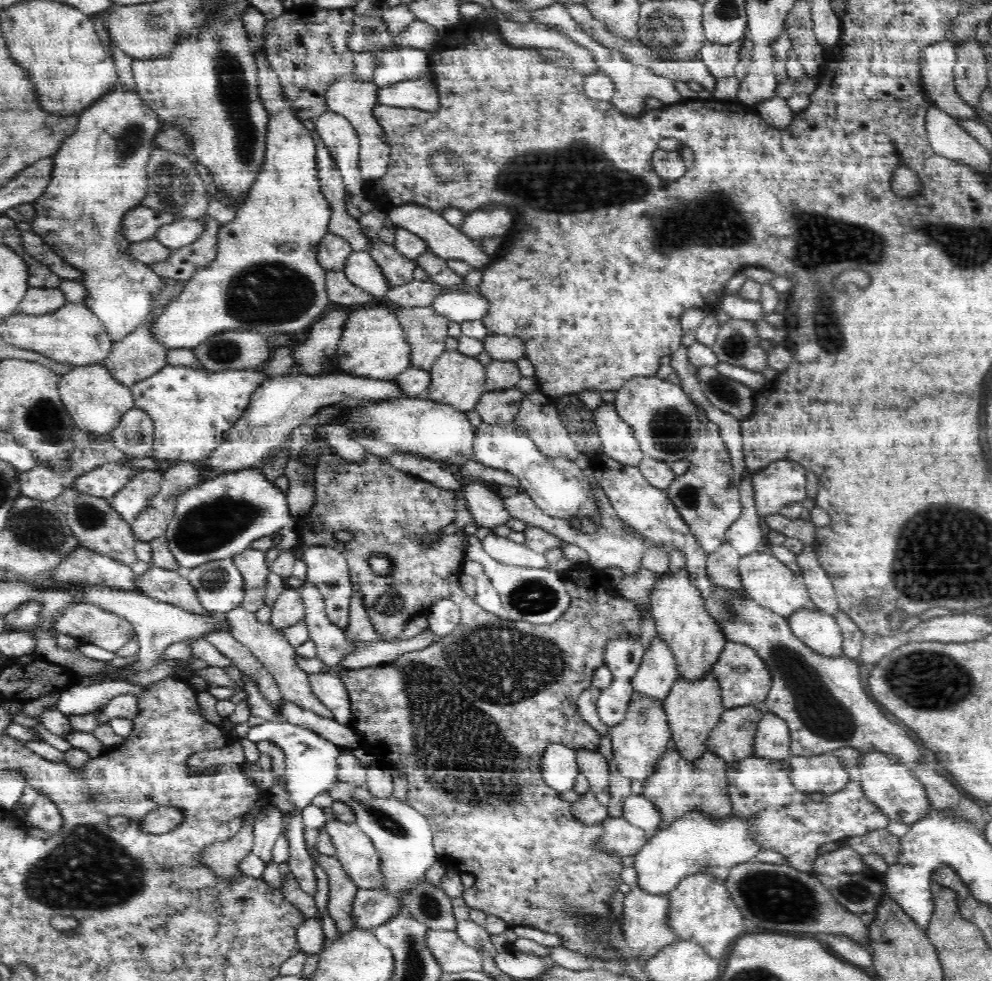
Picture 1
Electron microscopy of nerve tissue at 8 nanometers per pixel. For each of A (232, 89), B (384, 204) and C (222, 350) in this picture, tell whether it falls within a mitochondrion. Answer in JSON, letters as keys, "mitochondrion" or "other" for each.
{"A":"mitochondrion","B":"other","C":"mitochondrion"}

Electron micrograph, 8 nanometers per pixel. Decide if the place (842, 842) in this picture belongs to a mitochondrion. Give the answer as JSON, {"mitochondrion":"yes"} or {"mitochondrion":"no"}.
{"mitochondrion":"no"}

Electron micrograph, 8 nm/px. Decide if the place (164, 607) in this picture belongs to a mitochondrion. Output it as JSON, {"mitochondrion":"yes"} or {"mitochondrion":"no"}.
{"mitochondrion":"no"}

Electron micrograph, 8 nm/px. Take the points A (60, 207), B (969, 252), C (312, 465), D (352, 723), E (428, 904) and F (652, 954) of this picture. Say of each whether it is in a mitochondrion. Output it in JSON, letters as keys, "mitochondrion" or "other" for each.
{"A":"other","B":"mitochondrion","C":"other","D":"other","E":"mitochondrion","F":"other"}

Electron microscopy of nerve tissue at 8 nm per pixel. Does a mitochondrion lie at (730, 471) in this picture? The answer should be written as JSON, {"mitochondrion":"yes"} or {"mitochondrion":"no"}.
{"mitochondrion":"no"}

